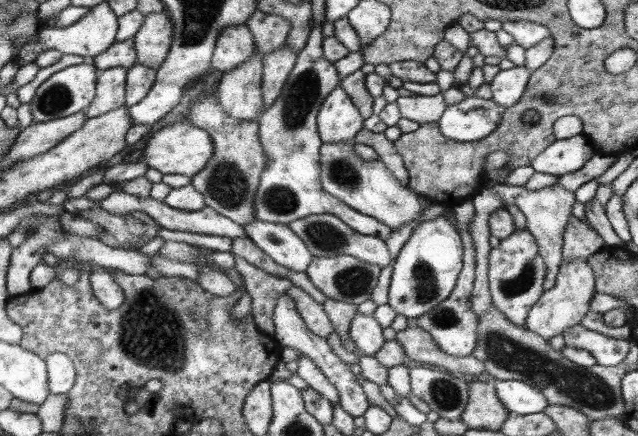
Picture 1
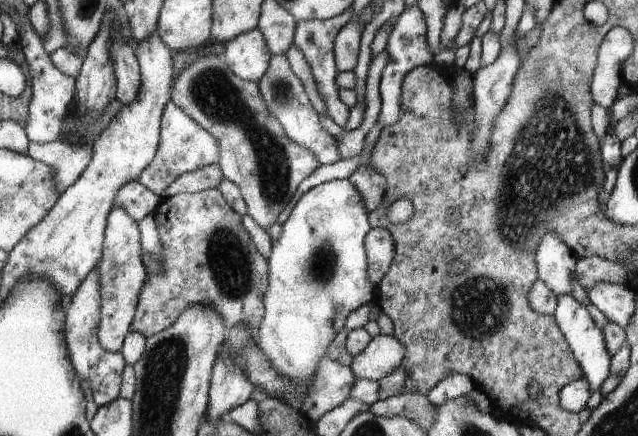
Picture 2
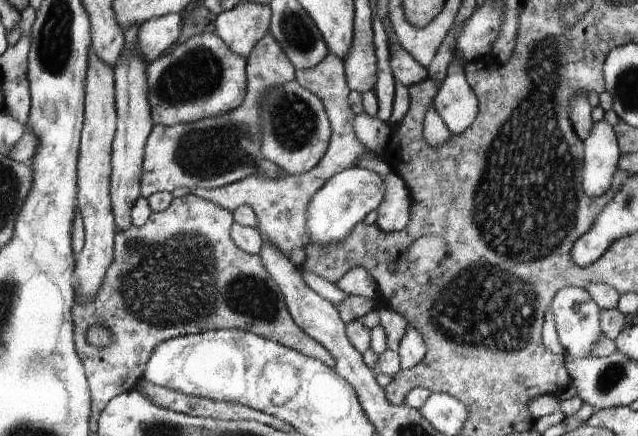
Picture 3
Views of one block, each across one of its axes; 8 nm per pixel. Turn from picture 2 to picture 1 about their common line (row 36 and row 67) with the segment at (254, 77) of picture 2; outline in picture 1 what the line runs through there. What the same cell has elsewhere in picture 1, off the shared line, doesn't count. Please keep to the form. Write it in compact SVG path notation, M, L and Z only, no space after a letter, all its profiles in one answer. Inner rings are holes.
M256 49L246 62L222 75L216 98L231 117L251 121L264 112L262 57L262 52Z

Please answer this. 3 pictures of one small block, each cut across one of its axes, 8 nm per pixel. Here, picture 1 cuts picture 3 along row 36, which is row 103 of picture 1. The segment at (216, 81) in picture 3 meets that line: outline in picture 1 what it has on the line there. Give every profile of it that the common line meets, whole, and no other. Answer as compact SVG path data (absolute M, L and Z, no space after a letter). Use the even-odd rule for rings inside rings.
M205 91L194 101L185 118L196 128L205 130L214 143L214 154L201 172L191 178L194 189L204 196L205 206L242 226L254 222L254 198L258 192L260 173L266 166L266 155L259 139L259 122L231 117L220 106L218 99Z

